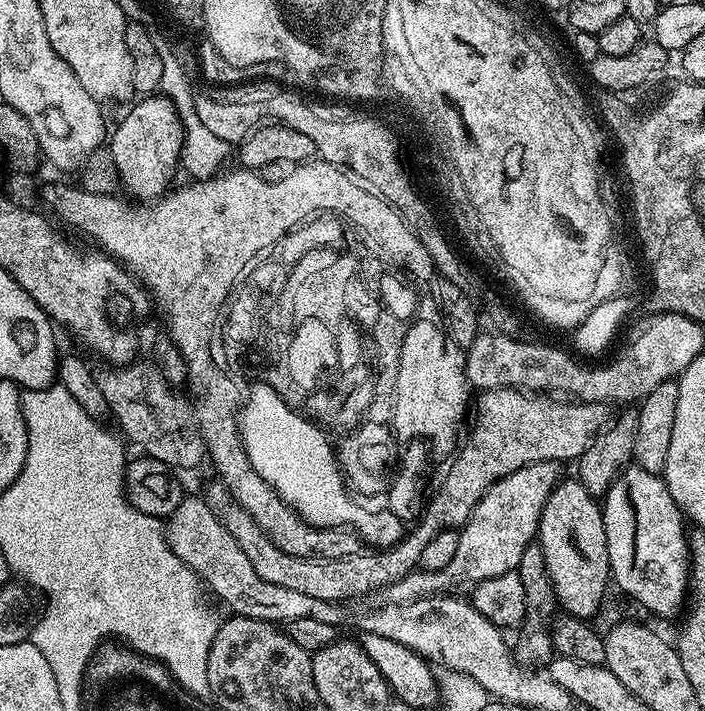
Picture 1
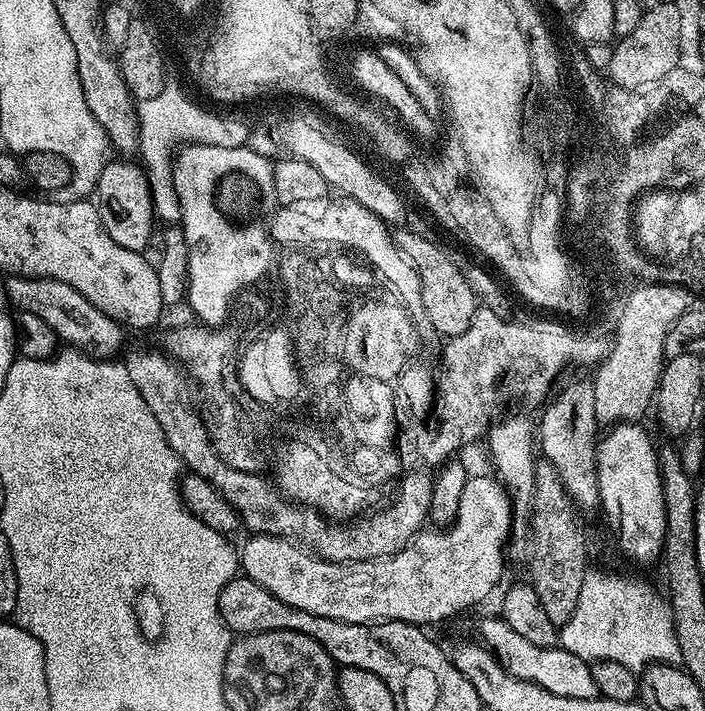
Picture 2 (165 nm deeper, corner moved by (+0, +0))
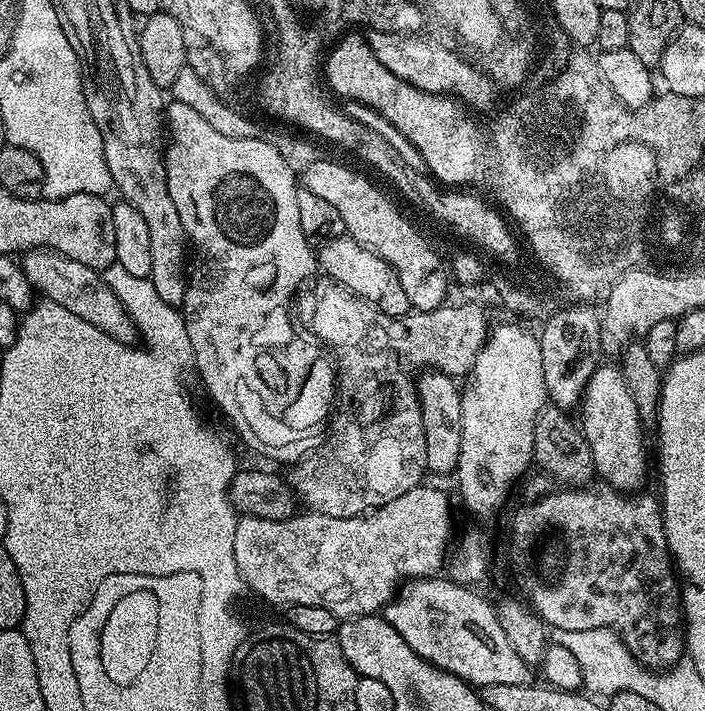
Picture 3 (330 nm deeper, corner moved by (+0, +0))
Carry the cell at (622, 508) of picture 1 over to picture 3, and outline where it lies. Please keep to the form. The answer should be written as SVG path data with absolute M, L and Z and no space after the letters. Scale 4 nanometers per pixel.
M601 366L596 369L588 385L584 387L579 412L584 437L594 454L596 476L619 492L639 493L648 476L648 452L644 449L646 424L640 419L638 406L634 406L630 390L626 390L624 375L620 373L619 367Z

